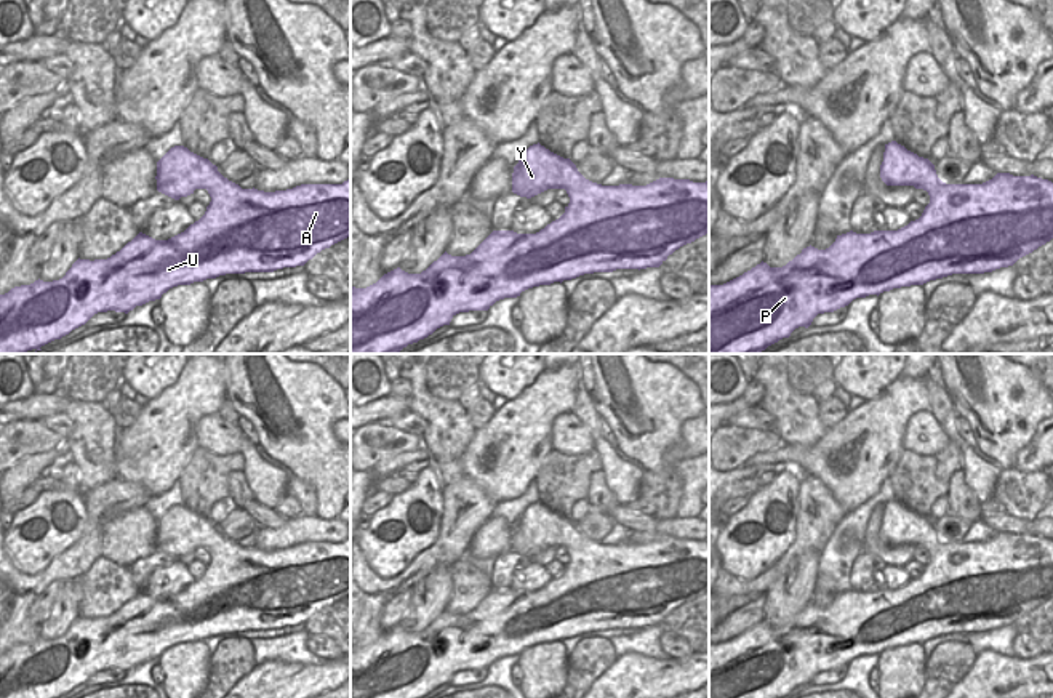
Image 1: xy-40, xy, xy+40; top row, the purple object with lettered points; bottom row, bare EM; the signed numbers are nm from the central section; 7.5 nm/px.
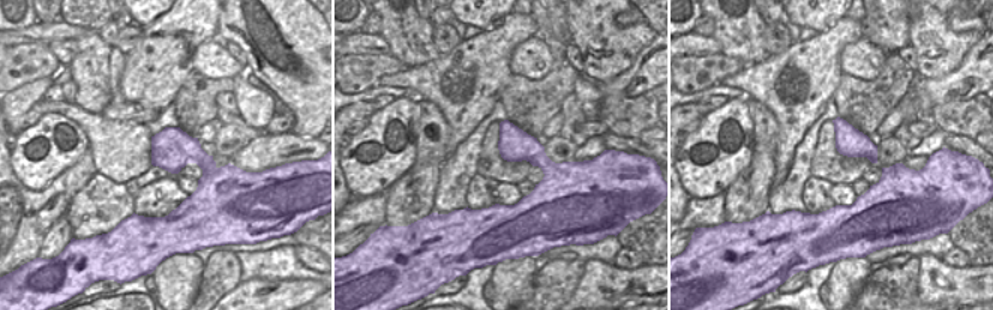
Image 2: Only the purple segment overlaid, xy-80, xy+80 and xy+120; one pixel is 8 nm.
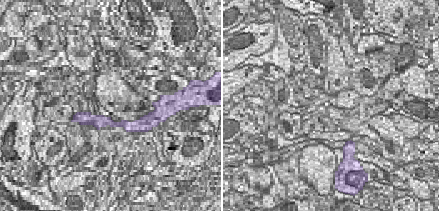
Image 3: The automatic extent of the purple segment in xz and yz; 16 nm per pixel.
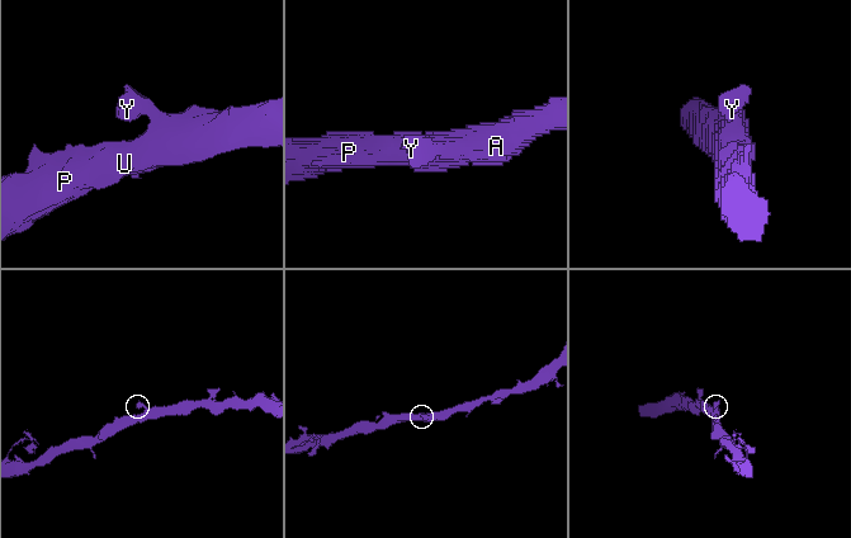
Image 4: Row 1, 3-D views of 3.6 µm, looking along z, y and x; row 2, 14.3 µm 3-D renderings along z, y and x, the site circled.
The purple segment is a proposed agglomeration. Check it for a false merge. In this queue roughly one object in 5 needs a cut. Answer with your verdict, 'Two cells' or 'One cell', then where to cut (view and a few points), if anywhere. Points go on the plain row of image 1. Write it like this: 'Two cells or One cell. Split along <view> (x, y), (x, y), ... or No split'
One cell. No split.

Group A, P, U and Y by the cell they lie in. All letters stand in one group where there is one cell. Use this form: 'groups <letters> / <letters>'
groups A P U Y

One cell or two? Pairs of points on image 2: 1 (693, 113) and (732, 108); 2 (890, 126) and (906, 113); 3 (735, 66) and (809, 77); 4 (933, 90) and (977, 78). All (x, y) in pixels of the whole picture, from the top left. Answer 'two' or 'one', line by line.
1: two
2: one
3: two
4: one

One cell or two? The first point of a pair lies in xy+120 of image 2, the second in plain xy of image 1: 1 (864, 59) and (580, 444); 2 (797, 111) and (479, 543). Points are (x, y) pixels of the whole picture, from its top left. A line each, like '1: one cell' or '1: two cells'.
1: one cell
2: two cells

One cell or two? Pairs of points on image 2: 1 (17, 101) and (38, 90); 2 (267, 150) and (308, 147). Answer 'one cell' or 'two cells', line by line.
1: one cell
2: one cell

